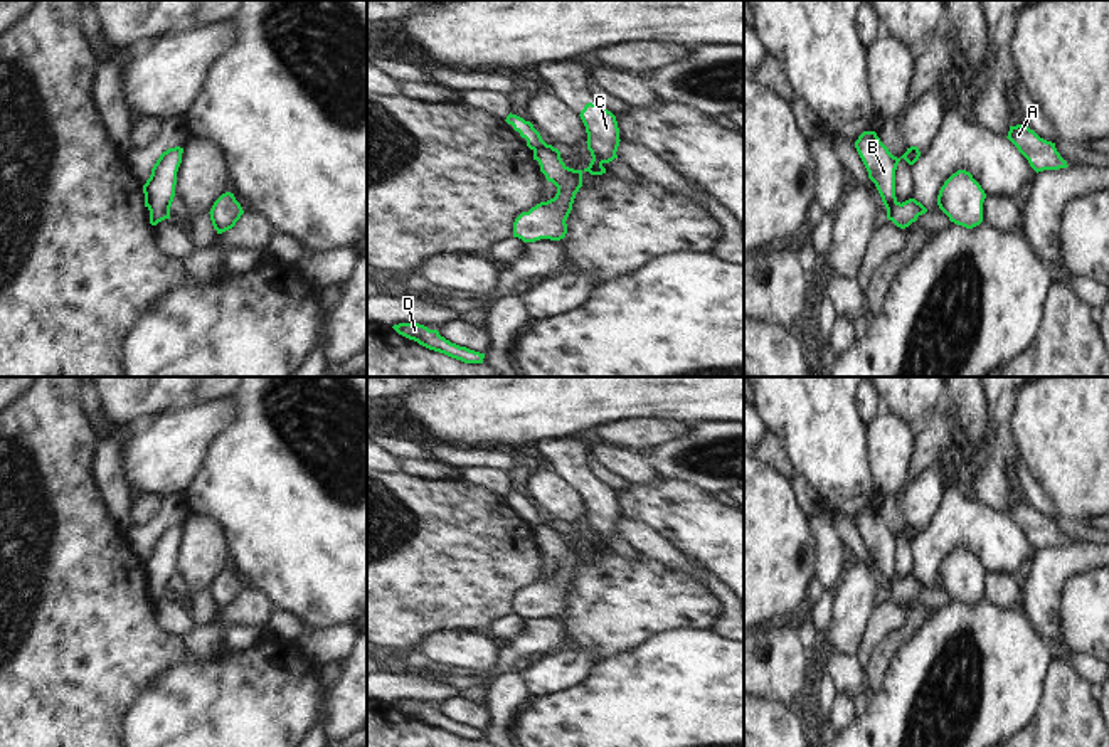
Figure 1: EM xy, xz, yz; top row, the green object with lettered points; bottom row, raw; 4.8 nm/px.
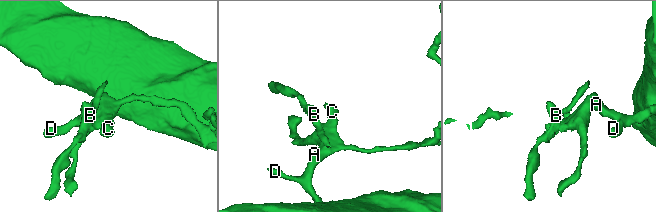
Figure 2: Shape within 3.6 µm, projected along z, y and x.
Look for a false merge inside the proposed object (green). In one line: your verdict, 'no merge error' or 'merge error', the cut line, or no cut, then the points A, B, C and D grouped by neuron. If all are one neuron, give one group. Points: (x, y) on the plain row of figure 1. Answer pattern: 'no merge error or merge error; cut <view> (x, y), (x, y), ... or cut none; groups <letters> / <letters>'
merge error; cut xz (546, 520), (534, 529); groups A C D / B

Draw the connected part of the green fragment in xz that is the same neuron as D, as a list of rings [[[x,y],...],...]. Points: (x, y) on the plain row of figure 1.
[[[399,700],[399,702],[394,702],[392,705],[399,712],[409,717],[414,717],[429,727],[444,730],[464,740],[483,740],[485,730],[451,720],[449,717],[441,713],[438,707],[429,707],[427,703],[419,702],[419,700]]]

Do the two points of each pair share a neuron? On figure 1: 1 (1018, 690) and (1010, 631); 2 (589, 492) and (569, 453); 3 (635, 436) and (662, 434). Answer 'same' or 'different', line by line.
1: same
2: same
3: same

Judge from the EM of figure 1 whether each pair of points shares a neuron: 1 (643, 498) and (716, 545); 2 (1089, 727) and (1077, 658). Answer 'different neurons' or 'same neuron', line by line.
1: same neuron
2: different neurons

